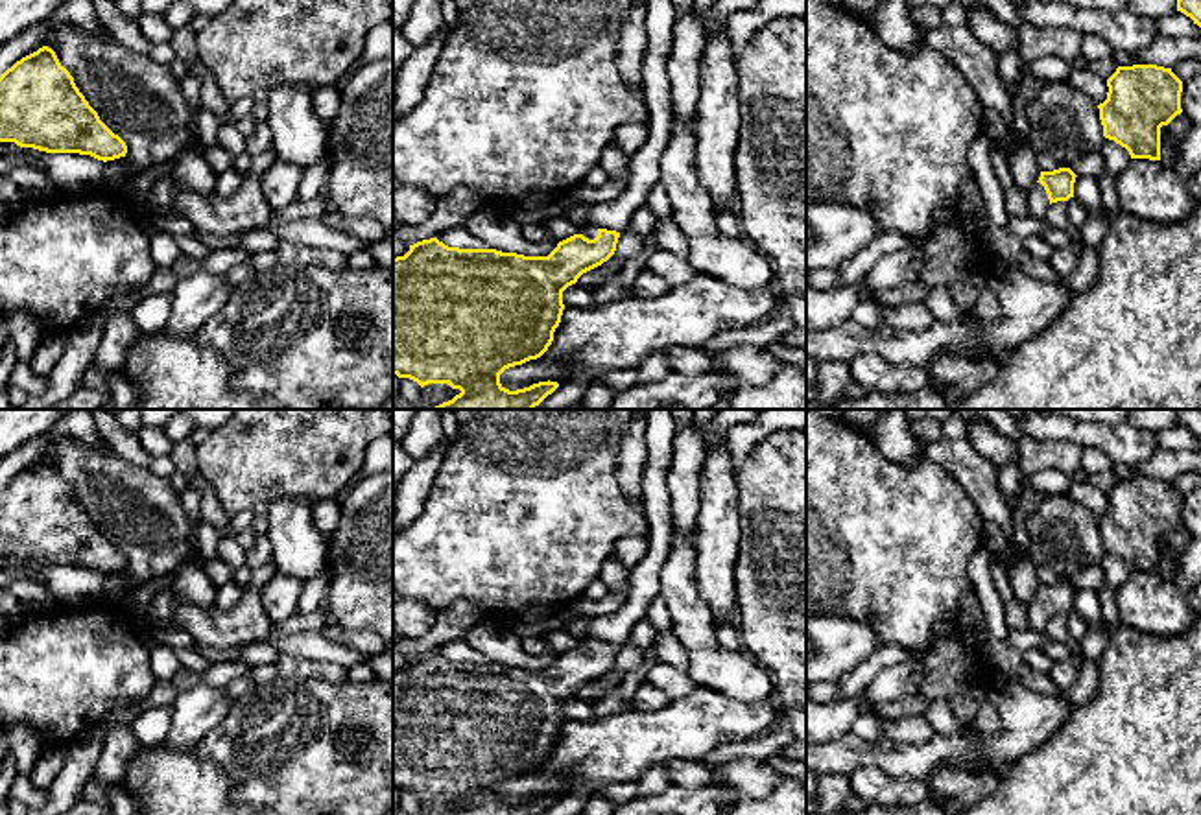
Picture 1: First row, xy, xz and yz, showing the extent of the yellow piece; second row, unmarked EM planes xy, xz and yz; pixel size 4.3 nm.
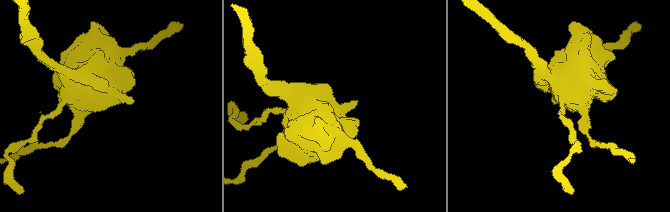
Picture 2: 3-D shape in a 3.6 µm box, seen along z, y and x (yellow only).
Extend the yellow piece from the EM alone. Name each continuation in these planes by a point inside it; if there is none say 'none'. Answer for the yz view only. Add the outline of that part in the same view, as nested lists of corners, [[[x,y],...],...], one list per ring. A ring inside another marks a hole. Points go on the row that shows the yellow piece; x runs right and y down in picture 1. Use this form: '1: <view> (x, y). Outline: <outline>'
1: yz (1037, 200). Outline: [[[1037,183],[1026,194],[1026,201],[1028,201],[1028,216],[1029,218],[1037,218],[1037,219],[1046,218],[1046,212],[1048,212],[1048,207],[1050,207],[1050,199],[1048,199],[1048,194],[1046,194],[1046,190],[1044,190],[1044,186],[1040,183]]]

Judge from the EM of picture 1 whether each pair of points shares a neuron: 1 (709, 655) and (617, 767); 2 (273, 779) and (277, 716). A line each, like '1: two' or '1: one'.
1: two
2: one

